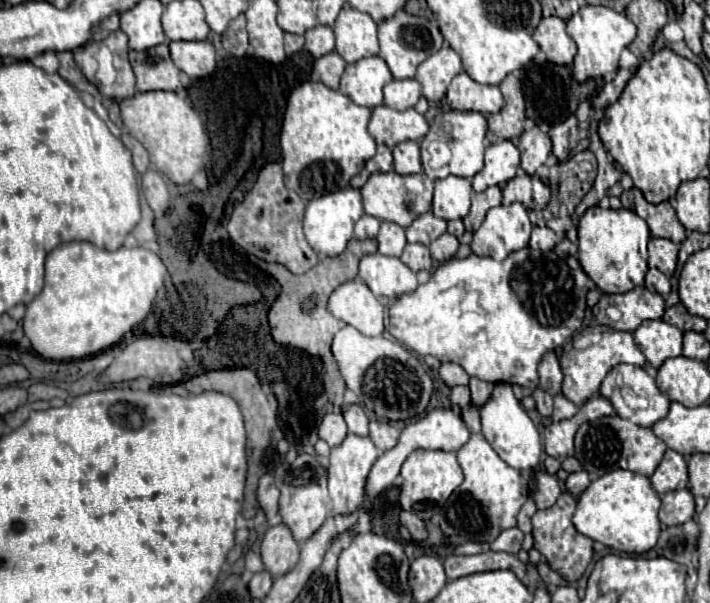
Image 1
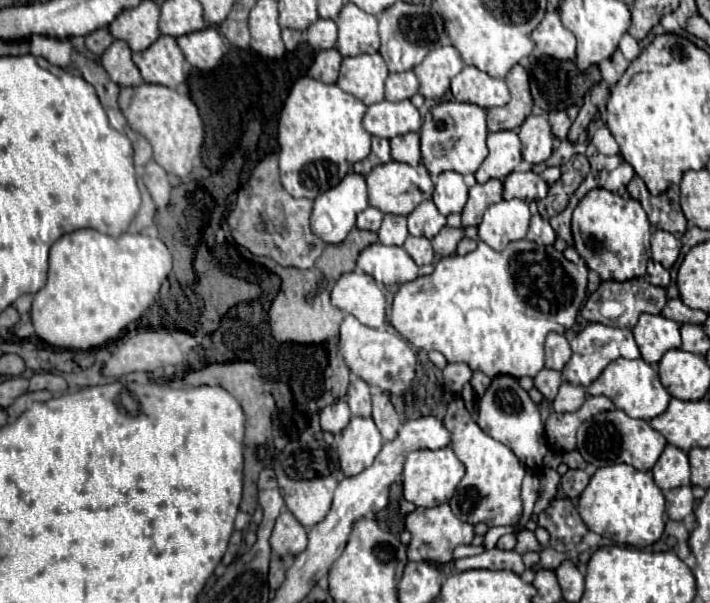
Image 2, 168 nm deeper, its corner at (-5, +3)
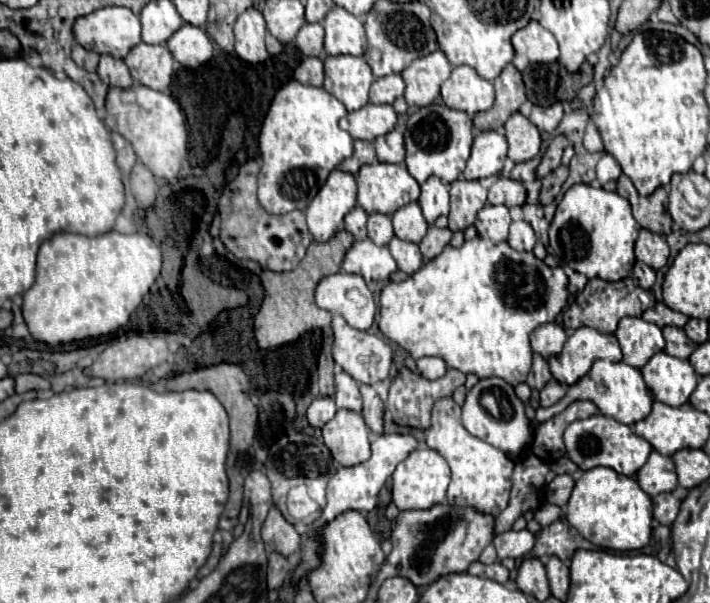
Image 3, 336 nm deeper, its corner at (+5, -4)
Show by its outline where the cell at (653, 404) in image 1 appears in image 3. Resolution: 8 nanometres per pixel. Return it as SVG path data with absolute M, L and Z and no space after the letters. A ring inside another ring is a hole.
M595 361L591 373L587 373L581 381L571 385L567 395L557 405L553 405L547 415L555 415L555 413L563 411L567 405L571 405L573 401L579 401L579 399L593 401L603 415L609 415L625 425L635 425L637 421L645 419L653 407L653 397L643 381L641 371L627 363L611 363L611 361ZM599 387L603 387L603 389L599 389Z

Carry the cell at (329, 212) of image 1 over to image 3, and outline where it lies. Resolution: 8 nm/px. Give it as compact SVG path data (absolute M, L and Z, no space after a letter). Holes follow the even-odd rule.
M335 169L327 183L319 189L317 197L305 209L307 227L315 241L329 241L341 227L343 217L357 203L357 183L351 173Z

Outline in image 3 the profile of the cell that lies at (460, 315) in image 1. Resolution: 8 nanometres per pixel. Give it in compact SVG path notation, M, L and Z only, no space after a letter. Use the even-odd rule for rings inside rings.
M481 237L465 241L459 249L447 245L441 255L423 265L407 281L389 281L379 299L379 329L381 333L403 347L413 359L431 355L441 357L447 367L465 375L473 373L479 379L501 377L517 387L531 371L529 335L533 329L553 323L567 305L569 277L561 267L549 267L533 253L519 253L507 243L487 245Z

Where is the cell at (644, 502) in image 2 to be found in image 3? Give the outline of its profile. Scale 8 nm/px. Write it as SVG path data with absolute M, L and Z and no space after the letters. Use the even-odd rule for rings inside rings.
M597 467L583 473L583 477L575 483L565 515L569 525L575 527L581 537L603 549L637 551L651 539L651 497L639 487L633 477L619 475L609 467Z

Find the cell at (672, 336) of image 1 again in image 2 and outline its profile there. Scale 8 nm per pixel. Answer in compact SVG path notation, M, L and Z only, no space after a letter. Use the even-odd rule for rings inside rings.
M641 314L639 322L633 326L633 336L641 358L649 364L657 364L667 350L681 346L679 324L661 314Z

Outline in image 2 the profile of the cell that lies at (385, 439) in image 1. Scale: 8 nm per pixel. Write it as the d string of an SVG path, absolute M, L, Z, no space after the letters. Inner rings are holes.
M375 392L373 394L373 420L385 440L393 440L401 428L399 414L395 412L389 394L387 392Z

